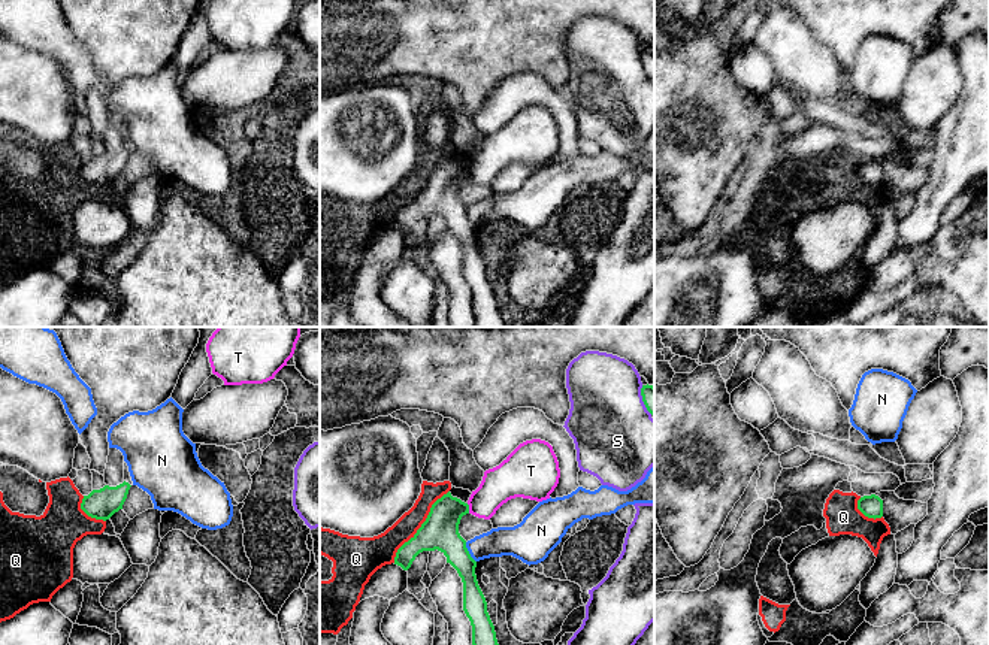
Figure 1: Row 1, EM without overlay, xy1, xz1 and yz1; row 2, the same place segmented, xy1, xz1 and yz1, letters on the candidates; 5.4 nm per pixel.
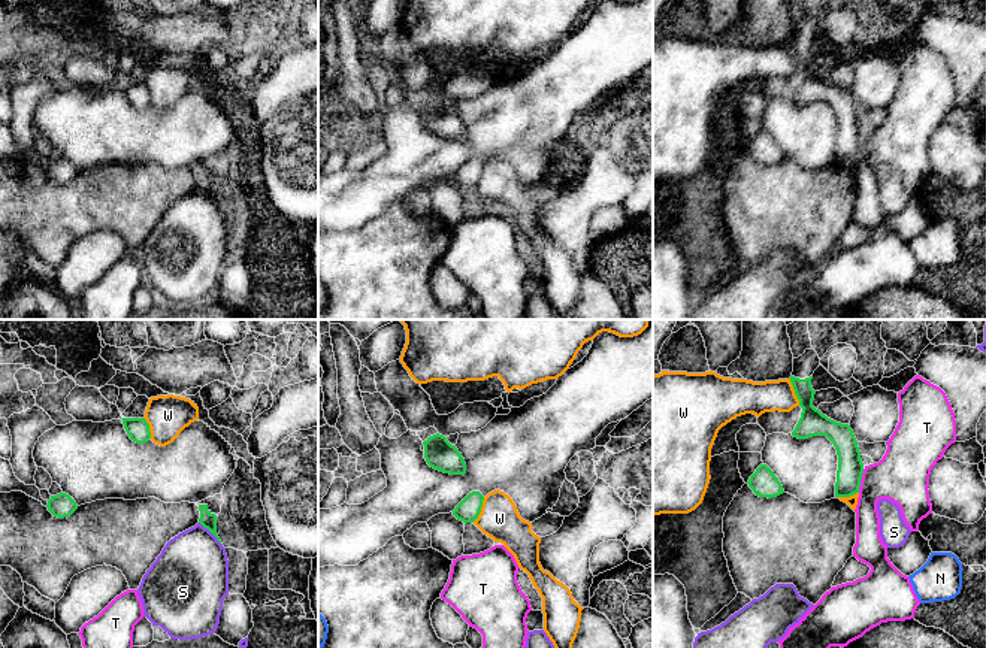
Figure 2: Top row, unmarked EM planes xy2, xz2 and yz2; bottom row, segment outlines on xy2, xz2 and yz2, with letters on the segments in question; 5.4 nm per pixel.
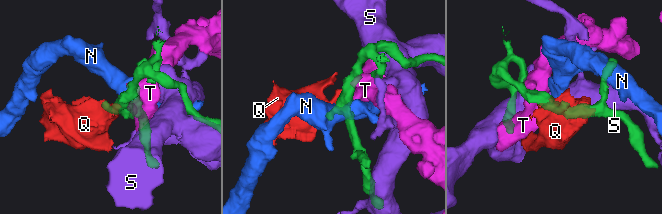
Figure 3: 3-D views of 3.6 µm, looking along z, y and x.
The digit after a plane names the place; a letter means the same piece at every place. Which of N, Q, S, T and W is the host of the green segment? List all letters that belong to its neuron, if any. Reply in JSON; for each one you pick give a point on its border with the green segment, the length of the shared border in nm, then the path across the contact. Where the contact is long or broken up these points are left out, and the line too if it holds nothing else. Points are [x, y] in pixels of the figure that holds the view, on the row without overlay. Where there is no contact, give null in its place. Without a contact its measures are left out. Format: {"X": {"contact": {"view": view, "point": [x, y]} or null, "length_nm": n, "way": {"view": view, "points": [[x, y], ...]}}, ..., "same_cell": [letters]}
{"same_cell": []}

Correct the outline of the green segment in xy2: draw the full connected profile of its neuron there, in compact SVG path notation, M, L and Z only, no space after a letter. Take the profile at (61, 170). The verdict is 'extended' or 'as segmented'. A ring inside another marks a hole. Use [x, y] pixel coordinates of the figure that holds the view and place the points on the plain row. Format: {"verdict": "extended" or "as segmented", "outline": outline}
{"verdict": "as segmented", "outline": "M66 158L51 161L46 170L48 176L58 184L70 182L76 175L76 167Z"}

